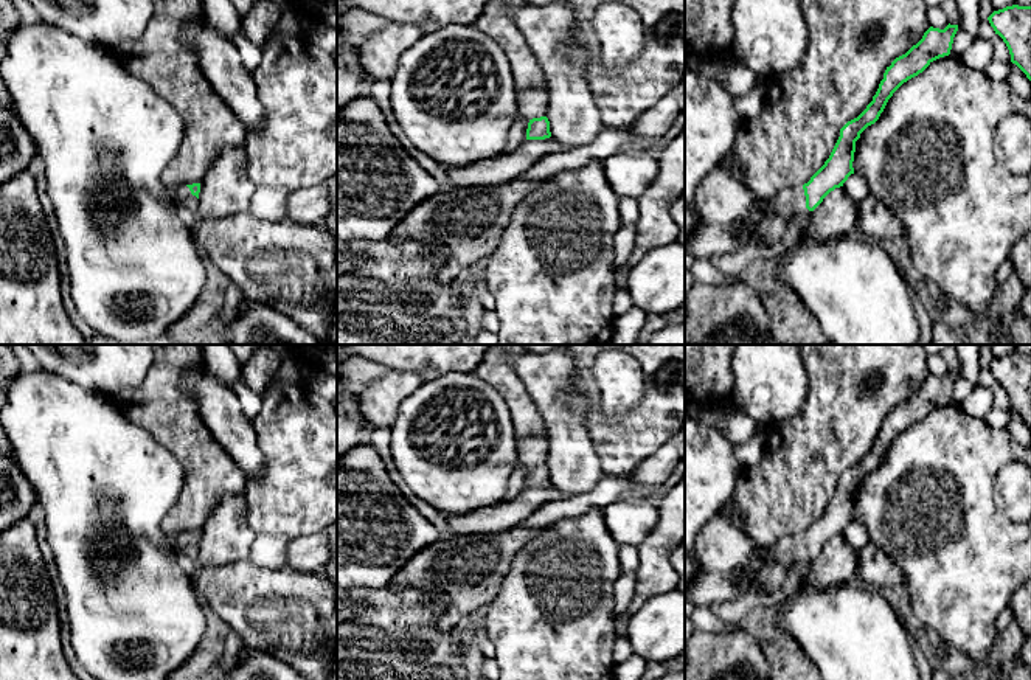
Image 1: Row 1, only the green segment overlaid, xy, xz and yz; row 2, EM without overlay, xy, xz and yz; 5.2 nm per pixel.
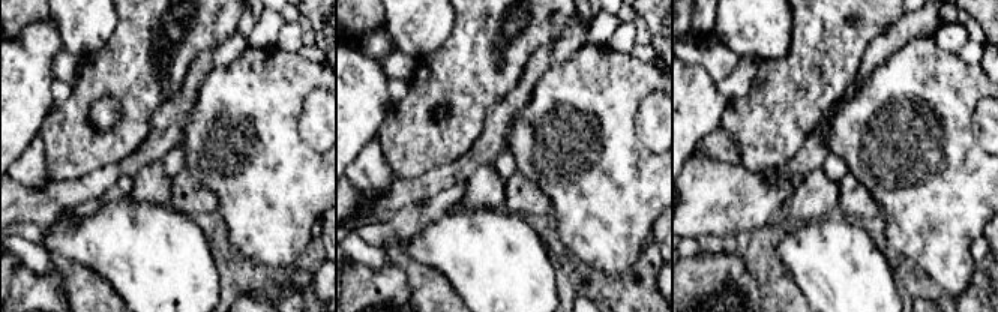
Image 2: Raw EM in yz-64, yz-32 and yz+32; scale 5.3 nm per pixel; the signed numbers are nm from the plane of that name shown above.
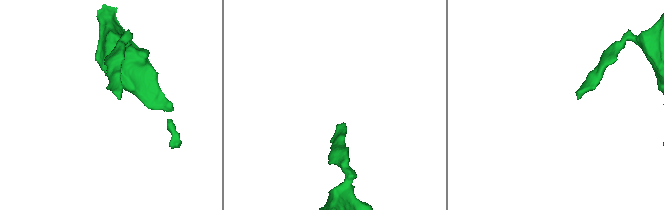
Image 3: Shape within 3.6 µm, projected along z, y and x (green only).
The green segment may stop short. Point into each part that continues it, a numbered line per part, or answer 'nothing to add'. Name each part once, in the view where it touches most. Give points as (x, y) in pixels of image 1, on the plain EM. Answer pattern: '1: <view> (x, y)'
1: yz (791, 548)

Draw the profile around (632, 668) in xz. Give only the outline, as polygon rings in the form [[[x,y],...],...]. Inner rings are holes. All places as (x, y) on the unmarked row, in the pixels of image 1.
[[[637,654],[620,661],[613,668],[613,680],[641,680],[646,669],[646,660]]]

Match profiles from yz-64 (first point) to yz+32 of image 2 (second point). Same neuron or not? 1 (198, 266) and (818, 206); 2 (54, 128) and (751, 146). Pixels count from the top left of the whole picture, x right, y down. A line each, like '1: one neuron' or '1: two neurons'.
1: two neurons
2: one neuron

